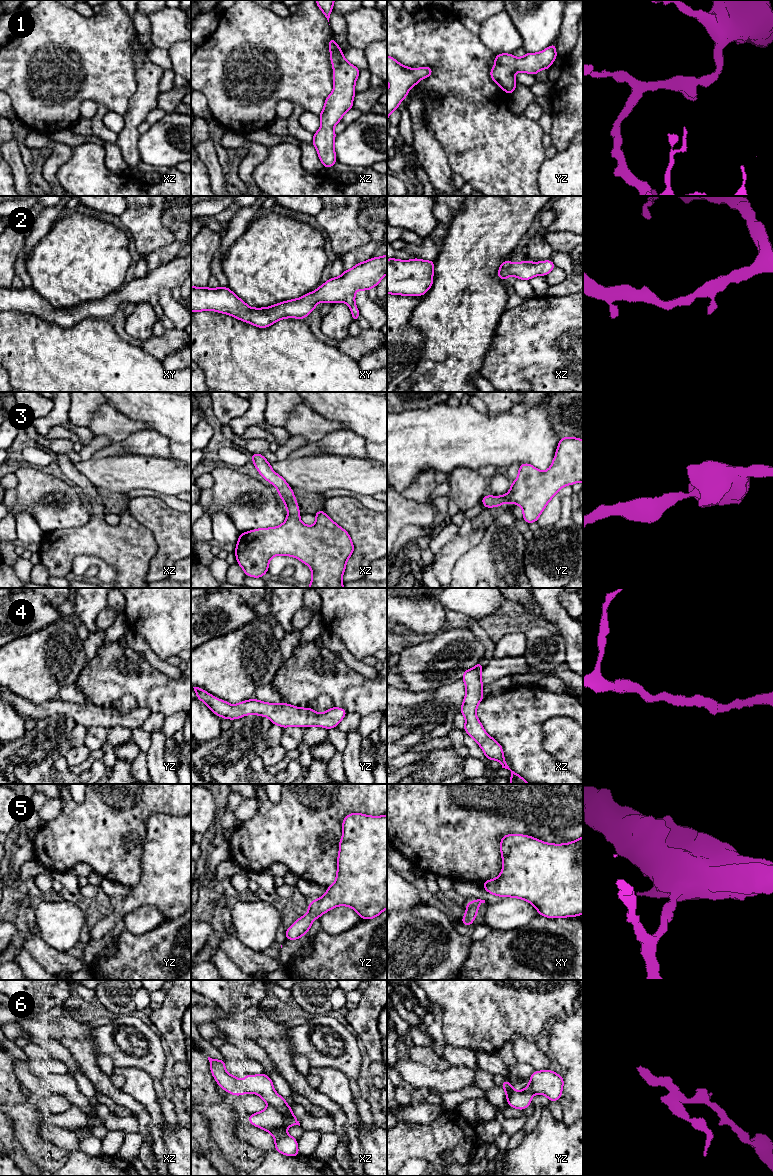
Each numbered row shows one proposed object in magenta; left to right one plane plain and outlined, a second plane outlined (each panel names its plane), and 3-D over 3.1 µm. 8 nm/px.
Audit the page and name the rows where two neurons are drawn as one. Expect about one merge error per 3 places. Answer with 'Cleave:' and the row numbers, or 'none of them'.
Cleave: none of them

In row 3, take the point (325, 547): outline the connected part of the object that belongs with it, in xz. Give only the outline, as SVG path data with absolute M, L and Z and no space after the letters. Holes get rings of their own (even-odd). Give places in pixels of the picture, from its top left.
M252 454L251 460L261 476L277 488L278 495L283 499L288 513L285 522L280 526L259 528L240 534L235 555L245 575L262 578L265 573L268 573L272 557L286 555L299 559L311 568L312 579L309 588L343 588L342 576L346 562L354 551L349 533L330 519L323 510L315 513L316 522L314 525L308 526L302 523L294 492L284 478L273 471L263 455Z

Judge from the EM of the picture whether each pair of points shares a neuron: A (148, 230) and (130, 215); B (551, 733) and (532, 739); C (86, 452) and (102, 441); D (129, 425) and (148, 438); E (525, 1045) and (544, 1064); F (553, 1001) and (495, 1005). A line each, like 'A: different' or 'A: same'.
A: same
B: different
C: same
D: different
E: same
F: same

